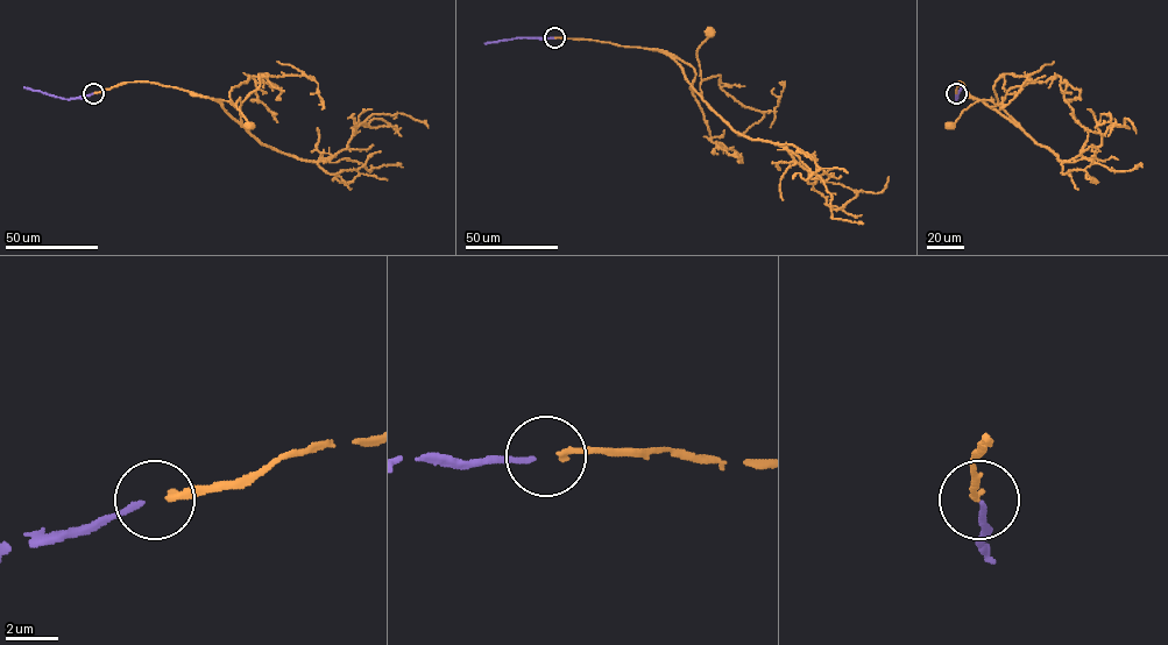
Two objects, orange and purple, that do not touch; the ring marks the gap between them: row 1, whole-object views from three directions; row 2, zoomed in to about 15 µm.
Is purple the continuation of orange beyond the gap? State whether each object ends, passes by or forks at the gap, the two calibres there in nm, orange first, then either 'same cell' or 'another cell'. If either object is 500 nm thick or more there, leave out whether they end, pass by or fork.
orange ends; purple ends; calibres 240 and 200 nm; same cell

